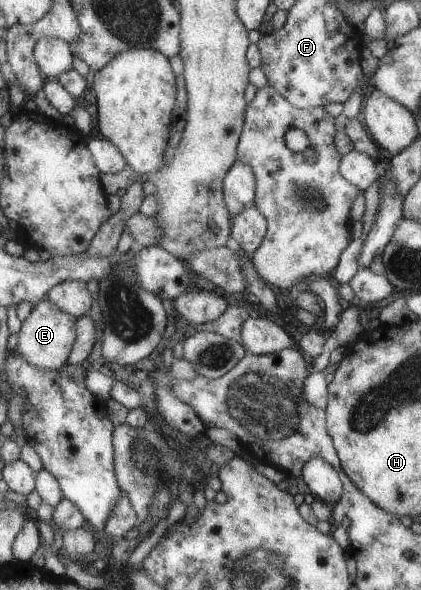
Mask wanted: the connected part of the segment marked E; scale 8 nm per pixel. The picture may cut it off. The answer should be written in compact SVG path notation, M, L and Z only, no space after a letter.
M44 295L33 304L33 309L23 321L18 332L17 351L31 365L44 370L58 370L67 363L73 349L77 335L76 317L60 310L48 297Z

